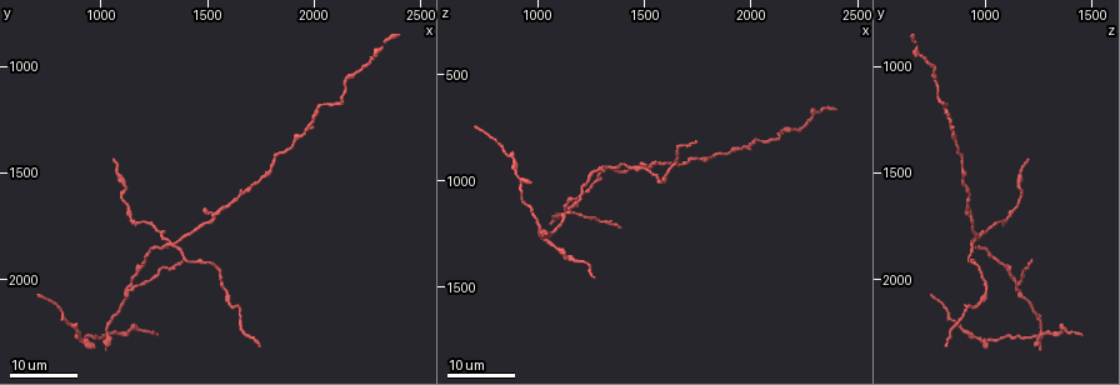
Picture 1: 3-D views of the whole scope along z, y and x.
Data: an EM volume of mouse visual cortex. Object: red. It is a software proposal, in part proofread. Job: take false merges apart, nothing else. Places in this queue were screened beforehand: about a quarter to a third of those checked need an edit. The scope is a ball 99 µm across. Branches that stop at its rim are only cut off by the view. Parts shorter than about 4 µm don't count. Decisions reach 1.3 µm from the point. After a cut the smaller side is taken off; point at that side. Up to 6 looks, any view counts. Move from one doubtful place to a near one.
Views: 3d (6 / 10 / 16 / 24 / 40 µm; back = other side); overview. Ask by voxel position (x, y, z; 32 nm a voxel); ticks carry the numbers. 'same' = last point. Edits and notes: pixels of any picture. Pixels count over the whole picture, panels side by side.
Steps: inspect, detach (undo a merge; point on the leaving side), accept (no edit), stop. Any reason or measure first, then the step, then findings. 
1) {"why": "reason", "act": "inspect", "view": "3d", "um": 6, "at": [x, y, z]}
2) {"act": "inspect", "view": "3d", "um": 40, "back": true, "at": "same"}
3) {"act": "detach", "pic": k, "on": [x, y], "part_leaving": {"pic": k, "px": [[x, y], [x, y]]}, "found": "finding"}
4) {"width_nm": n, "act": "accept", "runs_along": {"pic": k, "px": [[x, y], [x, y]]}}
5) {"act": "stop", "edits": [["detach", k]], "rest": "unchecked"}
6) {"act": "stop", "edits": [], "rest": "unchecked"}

{"why": "four or more arms meet", "act": "inspect", "view": "3d", "um": 24, "at": [1310, 1840, 940]}

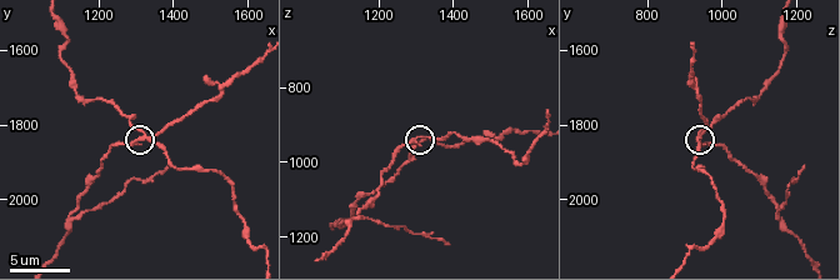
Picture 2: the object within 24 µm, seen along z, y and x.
{"why": "zoom in", "act": "inspect", "view": "3d", "um": 6, "at": [1320, 1830, 930]}

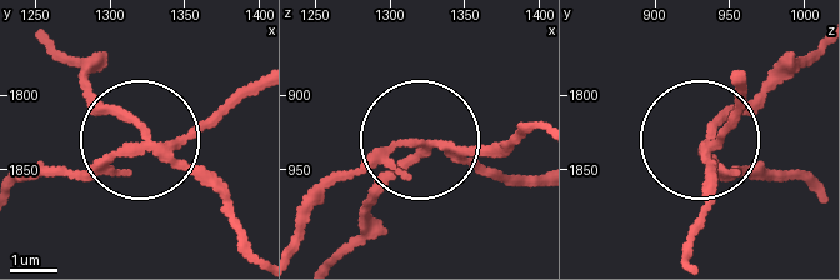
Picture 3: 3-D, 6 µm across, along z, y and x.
{"act": "detach", "pic": 3, "on": [100, 106], "part_leaving": {"pic": 3, "px": [[161, 149], [205, 181], [253, 253]]}, "found": "two cells meet here"}

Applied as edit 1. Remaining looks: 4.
{"why": "two arms in line, one across", "act": "inspect", "view": "3d", "um": 10, "at": [1150, 2040, 1150]}

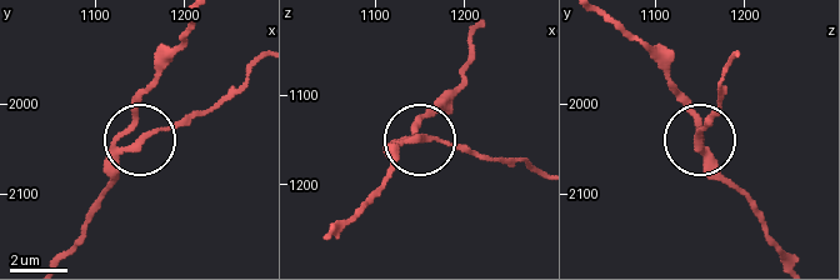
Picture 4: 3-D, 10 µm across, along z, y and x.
{"act": "inspect", "view": "3d", "um": 10, "back": true, "at": [1155, 2045, 1150]}

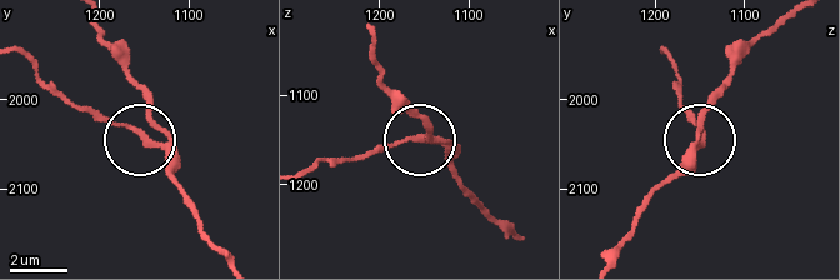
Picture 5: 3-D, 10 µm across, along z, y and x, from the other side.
{"arms": 3, "act": "accept", "runs_along": {"pic": 5, "px": [[95, 23], [144, 94], [146, 123], [131, 133], [84, 110]]}, "found": "continuous, no second cell"}

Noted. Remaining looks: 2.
{"why": "looks like a crossing", "act": "inspect", "view": "3d", "um": 16, "at": [1040, 2270, 1280]}

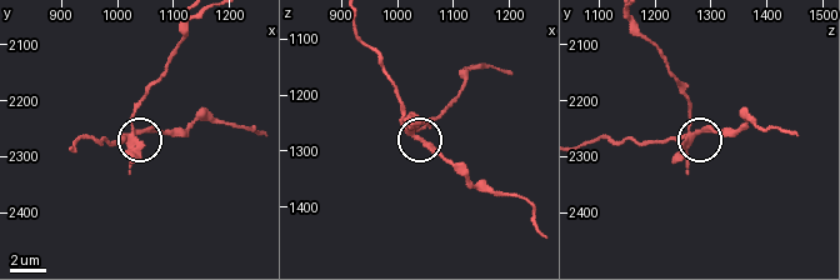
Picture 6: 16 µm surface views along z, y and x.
{"act": "inspect", "view": "3d", "um": 6, "at": [1035, 2260, 1275]}

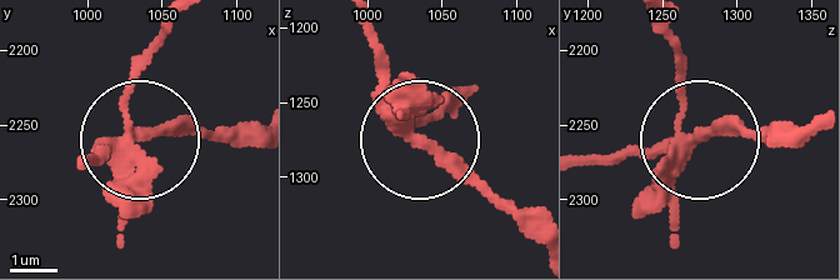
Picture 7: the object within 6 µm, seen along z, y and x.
{"arms": 4, "act": "detach", "pic": 7, "on": [126, 205], "part_leaving": {"pic": 7, "px": [[676, 136], [584, 160]]}, "found": "two cells meet here"}

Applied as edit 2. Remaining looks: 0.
{"act": "stop", "edits": [["detach", 3], ["detach", 7]], "rest": "unchecked"}

